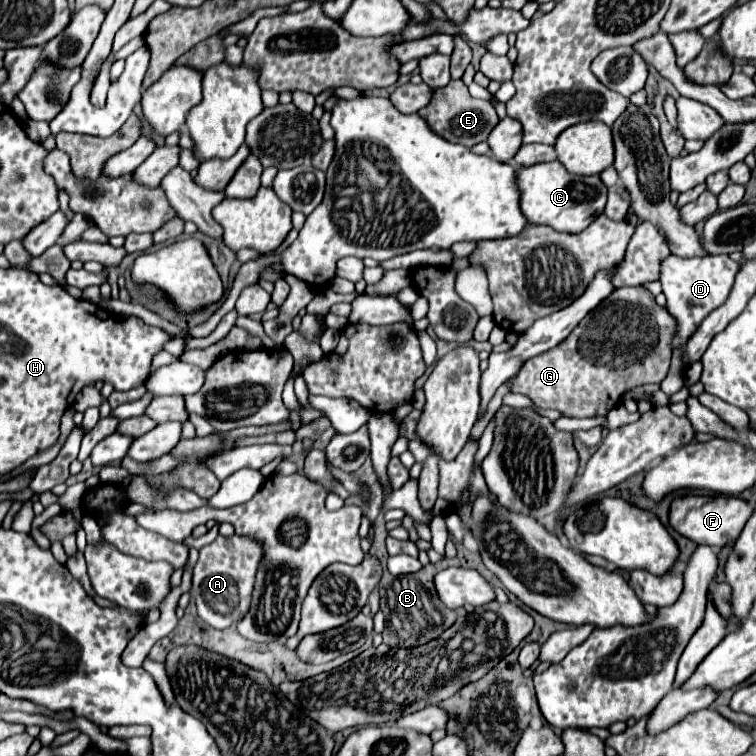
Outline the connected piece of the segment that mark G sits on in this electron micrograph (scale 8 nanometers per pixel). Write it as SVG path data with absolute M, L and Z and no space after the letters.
M646 287L614 289L612 295L592 309L560 345L528 359L518 375L510 381L510 391L530 397L530 401L540 409L558 409L566 417L606 415L630 387L660 383L668 375L674 329L674 317L666 311L666 307L656 305L654 295Z

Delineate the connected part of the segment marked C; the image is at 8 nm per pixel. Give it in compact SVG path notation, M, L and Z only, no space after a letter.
M560 161L536 163L516 171L516 187L520 189L520 209L530 223L550 225L556 231L580 233L604 211L606 185L598 175L574 175L564 169Z

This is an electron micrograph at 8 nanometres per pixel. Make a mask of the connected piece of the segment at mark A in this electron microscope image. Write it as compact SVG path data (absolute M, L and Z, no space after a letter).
M216 537L200 549L200 559L194 567L190 595L196 601L198 615L216 629L234 627L250 609L254 577L262 559L262 545L250 537Z

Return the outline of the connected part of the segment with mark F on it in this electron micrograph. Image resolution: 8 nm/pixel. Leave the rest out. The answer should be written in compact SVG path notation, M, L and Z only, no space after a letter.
M684 495L672 501L670 505L670 525L676 533L684 535L686 539L698 543L698 545L710 545L710 547L724 547L728 543L734 543L736 537L742 531L742 525L752 515L752 505L738 497L726 497L726 495Z

